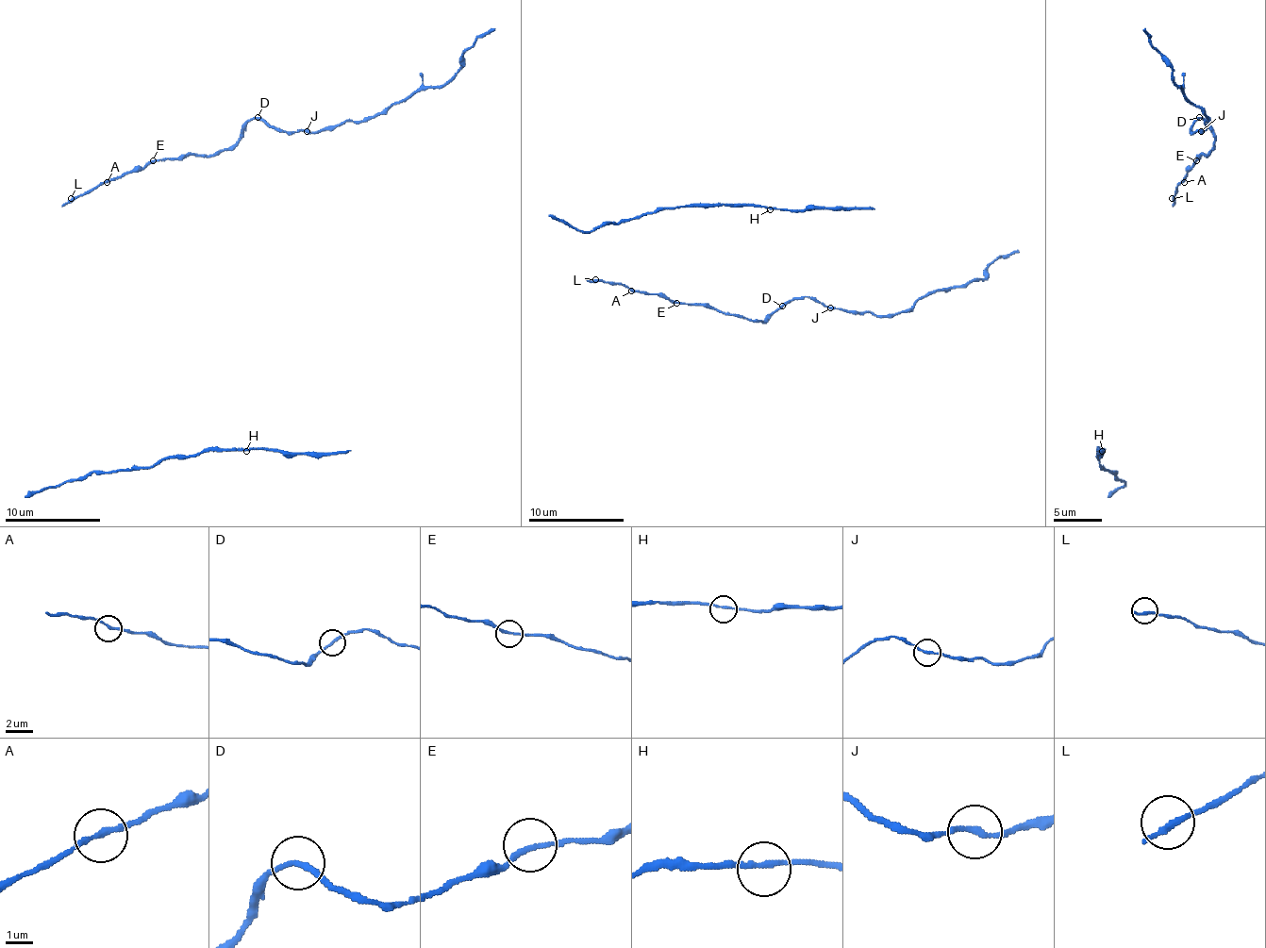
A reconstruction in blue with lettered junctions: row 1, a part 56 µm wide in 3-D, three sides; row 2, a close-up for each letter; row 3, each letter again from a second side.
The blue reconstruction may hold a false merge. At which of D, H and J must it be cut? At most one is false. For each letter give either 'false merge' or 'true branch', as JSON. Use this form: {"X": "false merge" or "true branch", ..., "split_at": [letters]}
{"D": "true branch", "H": "true branch", "J": "true branch", "split_at": []}

